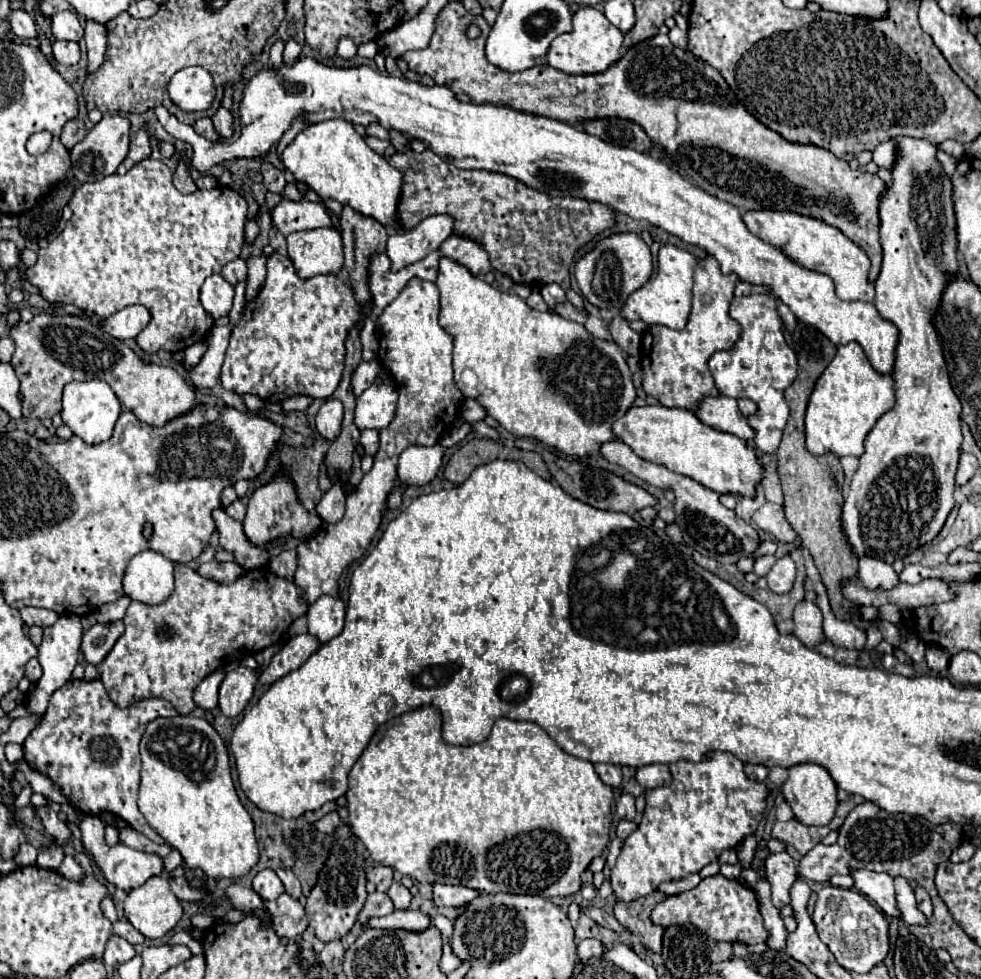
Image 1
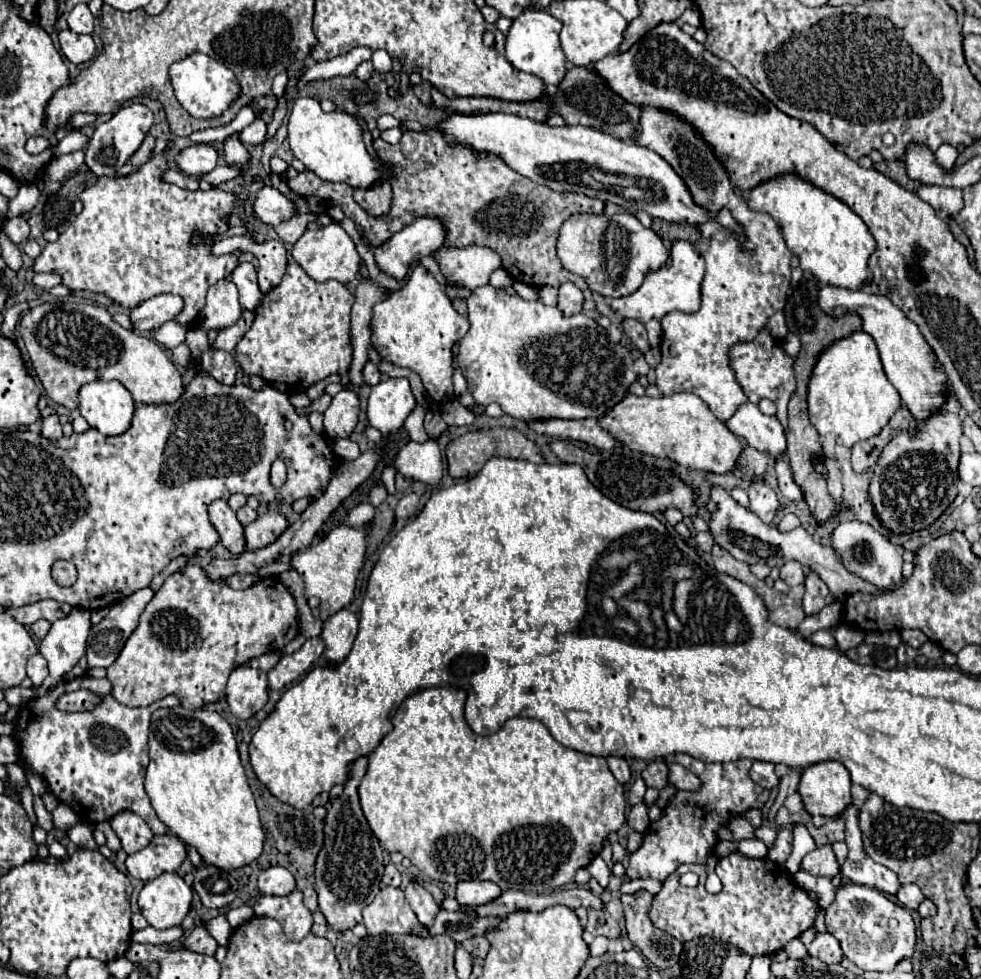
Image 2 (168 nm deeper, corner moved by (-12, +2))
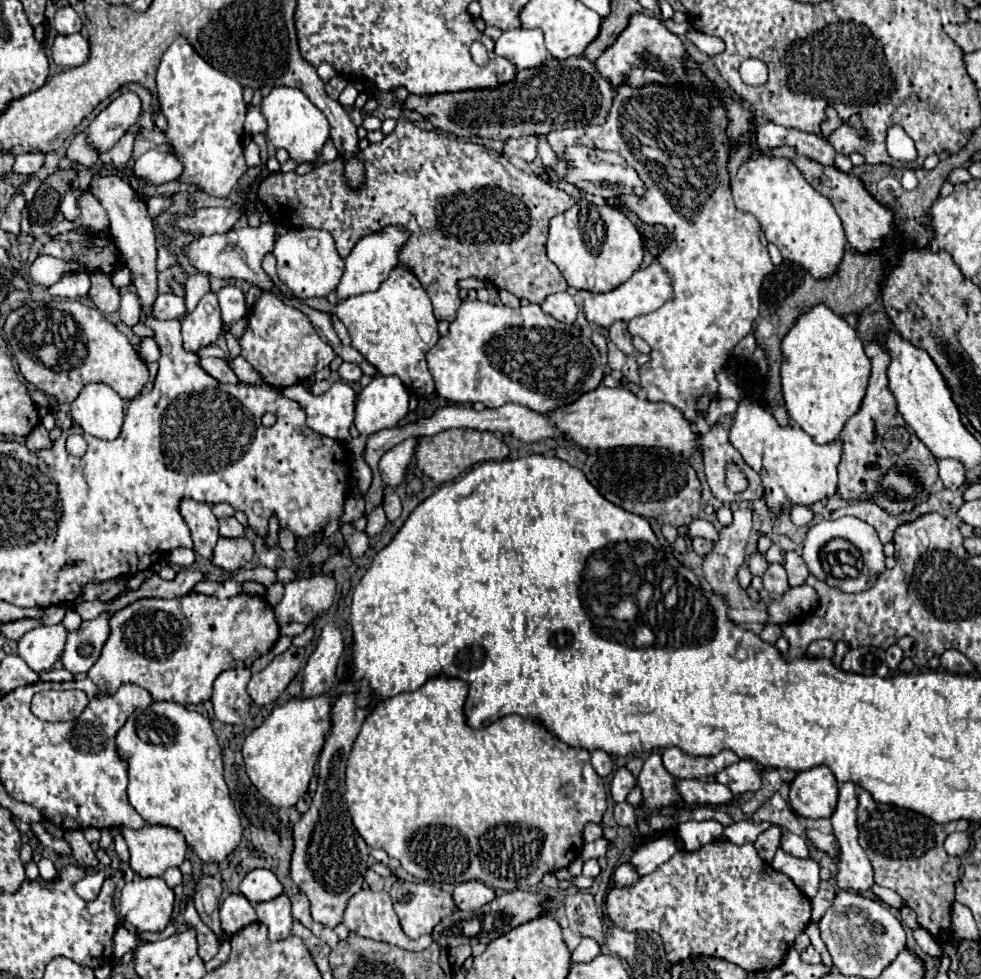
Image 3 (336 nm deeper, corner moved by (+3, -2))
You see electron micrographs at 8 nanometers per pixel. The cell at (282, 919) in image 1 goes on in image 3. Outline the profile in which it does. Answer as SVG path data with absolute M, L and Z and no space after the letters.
M280 895L266 903L254 905L258 913L258 921L268 927L268 939L280 941L286 939L292 931L292 913L290 913L290 899L286 895Z

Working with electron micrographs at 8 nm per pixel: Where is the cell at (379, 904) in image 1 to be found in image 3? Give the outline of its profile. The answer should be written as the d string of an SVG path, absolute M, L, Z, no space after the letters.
M360 889L356 895L352 895L352 899L348 901L348 907L344 911L344 919L342 923L356 935L362 935L362 937L368 937L368 939L374 939L374 941L386 941L386 943L392 943L392 945L398 945L402 949L408 949L408 951L424 951L426 947L430 947L434 943L432 935L422 935L418 941L412 941L404 935L400 923L398 923L398 917L392 909L392 901L390 901L390 895L386 891L370 891L370 889Z

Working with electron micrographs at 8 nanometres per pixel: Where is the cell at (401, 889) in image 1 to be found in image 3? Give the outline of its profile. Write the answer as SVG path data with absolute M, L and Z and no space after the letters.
M396 879L390 889L390 897L402 931L410 939L432 933L436 923L456 911L456 905L452 903L452 893L428 883Z

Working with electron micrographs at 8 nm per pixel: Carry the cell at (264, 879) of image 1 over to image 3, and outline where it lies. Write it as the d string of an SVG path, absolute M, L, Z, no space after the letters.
M252 869L242 879L240 893L252 903L262 903L262 901L270 901L270 899L282 895L282 883L268 869Z

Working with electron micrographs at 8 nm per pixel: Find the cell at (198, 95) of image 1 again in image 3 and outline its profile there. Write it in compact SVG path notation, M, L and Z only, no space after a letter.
M180 35L162 55L156 73L156 99L168 121L164 135L184 165L178 181L196 185L212 197L230 197L238 179L248 169L240 143L246 117L242 85L200 59L188 39Z

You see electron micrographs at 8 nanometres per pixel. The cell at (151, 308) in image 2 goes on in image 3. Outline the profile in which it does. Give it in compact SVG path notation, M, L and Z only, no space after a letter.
M168 293L168 295L158 295L158 299L154 301L154 309L152 309L152 315L156 319L178 319L186 313L186 303L184 303L184 297L178 297L174 293Z

